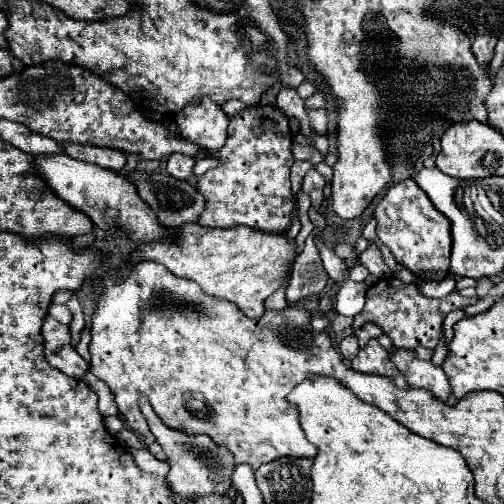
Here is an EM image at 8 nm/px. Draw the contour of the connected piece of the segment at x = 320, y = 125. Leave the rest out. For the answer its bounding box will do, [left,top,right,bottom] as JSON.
[307,109,329,133]

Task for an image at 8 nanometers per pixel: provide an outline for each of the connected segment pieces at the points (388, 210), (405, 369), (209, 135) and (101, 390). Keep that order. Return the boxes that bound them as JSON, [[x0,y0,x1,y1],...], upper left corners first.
[[375,179,451,279],[391,349,457,405],[175,97,229,153],[83,373,119,417]]

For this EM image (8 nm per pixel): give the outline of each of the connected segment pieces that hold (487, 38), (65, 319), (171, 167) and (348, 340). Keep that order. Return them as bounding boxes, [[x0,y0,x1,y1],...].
[[471,33,497,65],[48,302,73,325],[167,153,195,181],[339,335,359,361]]

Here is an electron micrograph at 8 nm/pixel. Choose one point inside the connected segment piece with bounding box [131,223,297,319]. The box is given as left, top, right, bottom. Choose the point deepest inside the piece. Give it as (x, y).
(243, 265)

